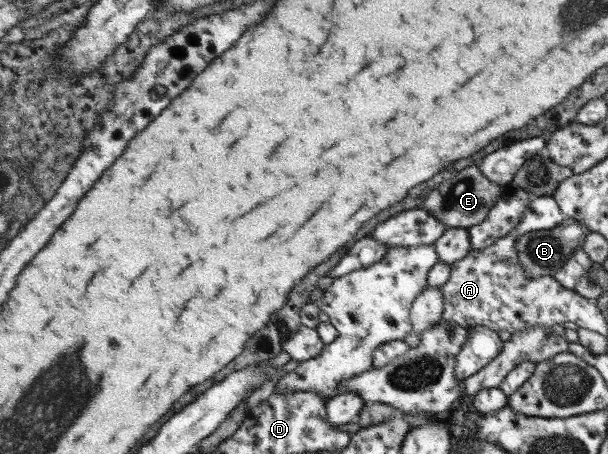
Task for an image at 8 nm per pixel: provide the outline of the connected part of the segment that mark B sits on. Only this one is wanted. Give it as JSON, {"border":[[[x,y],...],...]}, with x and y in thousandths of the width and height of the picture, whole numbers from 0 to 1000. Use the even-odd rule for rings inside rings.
{"border":[[[933,480],[911,504],[885,507],[863,513],[849,533],[854,551],[854,575],[860,597],[872,612],[887,612],[893,606],[913,608],[924,595],[933,573],[947,555],[947,546],[961,544],[964,522],[972,504],[967,493],[954,489],[947,480]]]}

